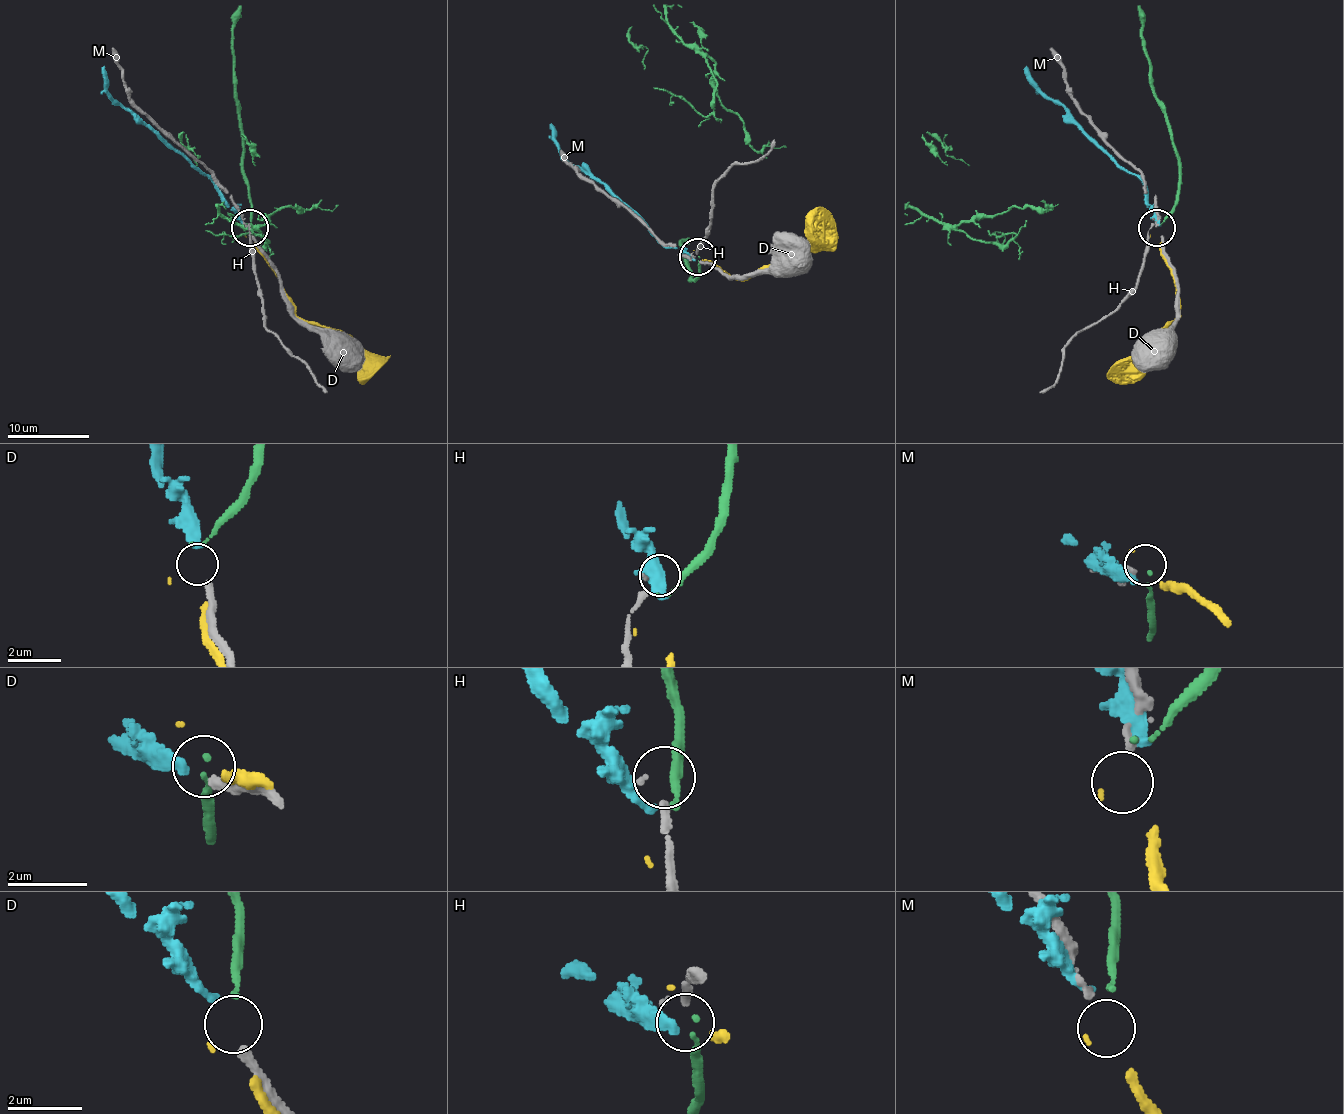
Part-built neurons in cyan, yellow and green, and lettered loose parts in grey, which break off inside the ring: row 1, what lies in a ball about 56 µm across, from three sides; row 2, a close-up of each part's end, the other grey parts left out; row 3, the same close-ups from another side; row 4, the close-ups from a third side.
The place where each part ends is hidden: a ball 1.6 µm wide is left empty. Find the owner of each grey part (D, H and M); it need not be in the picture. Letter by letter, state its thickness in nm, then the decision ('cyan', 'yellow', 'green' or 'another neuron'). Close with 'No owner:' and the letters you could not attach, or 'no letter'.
D: 280 nm thick; cyan
H: 110 nm thick; another neuron
M: 160 nm thick; yellow
No owner: H

